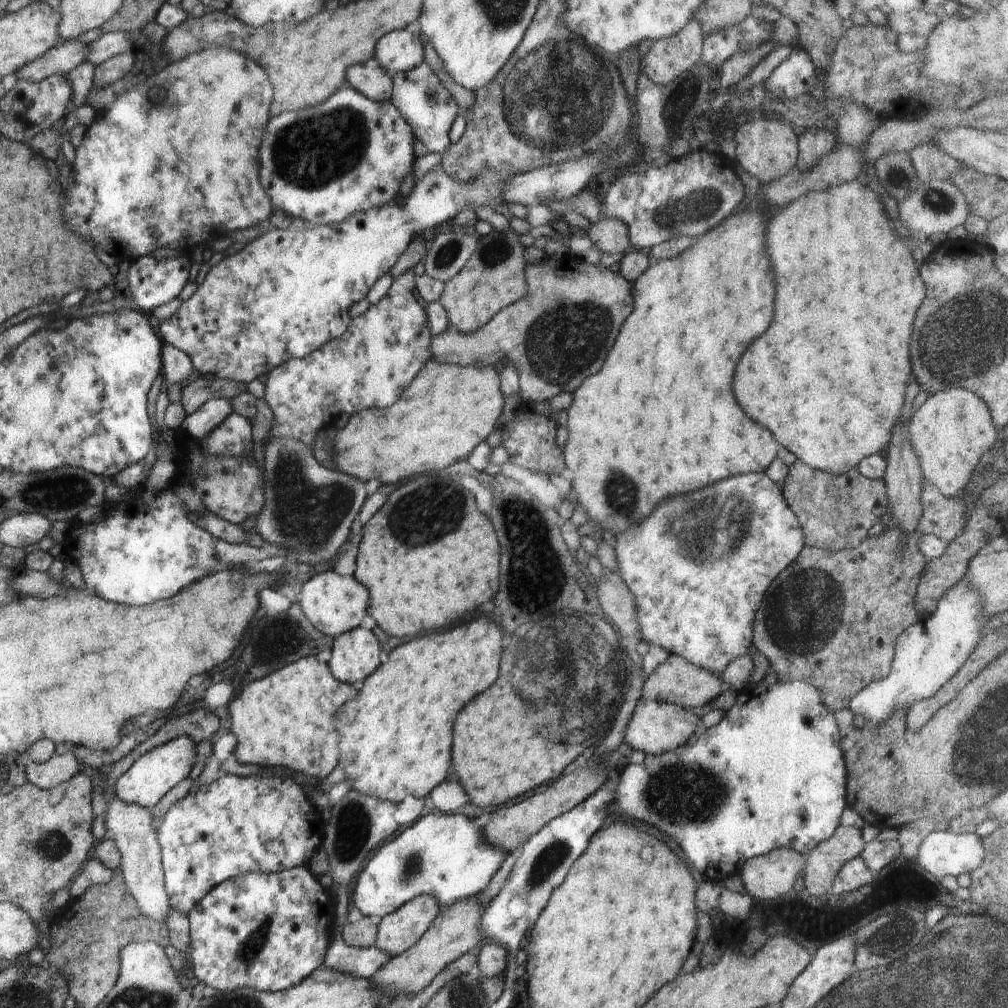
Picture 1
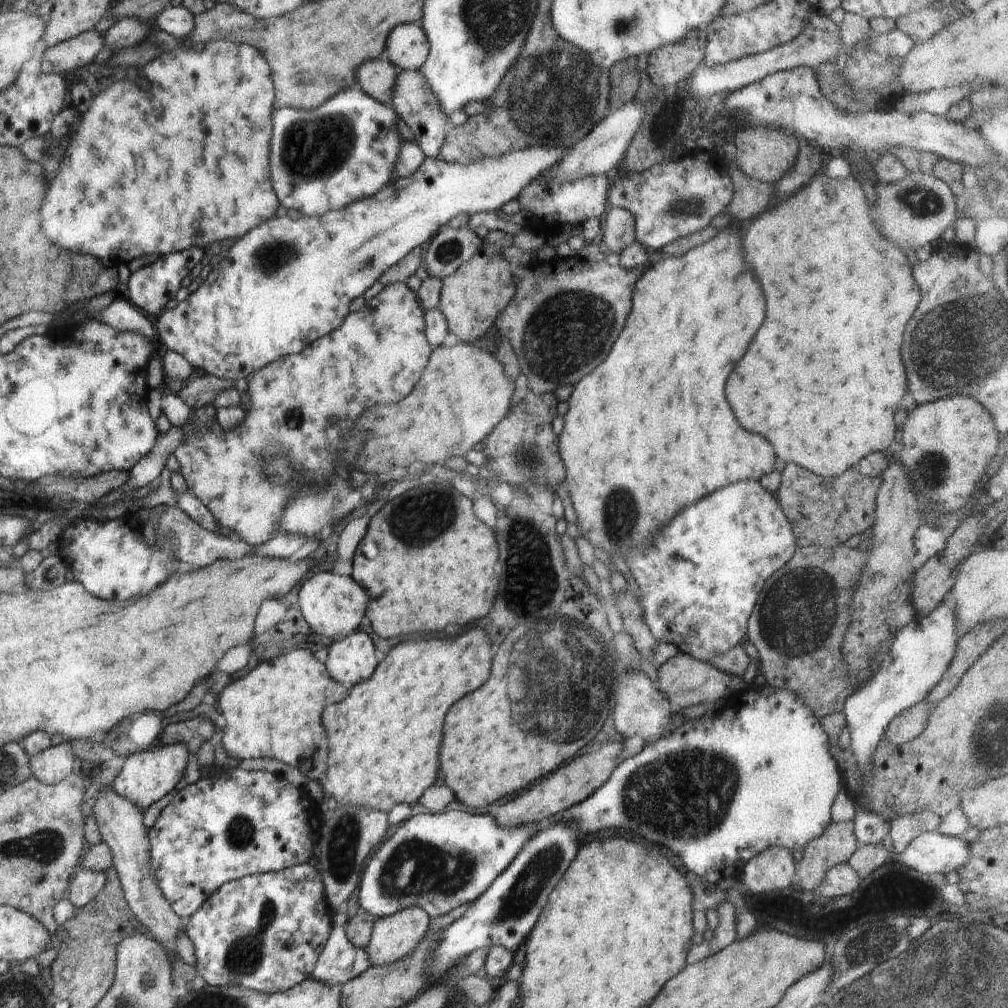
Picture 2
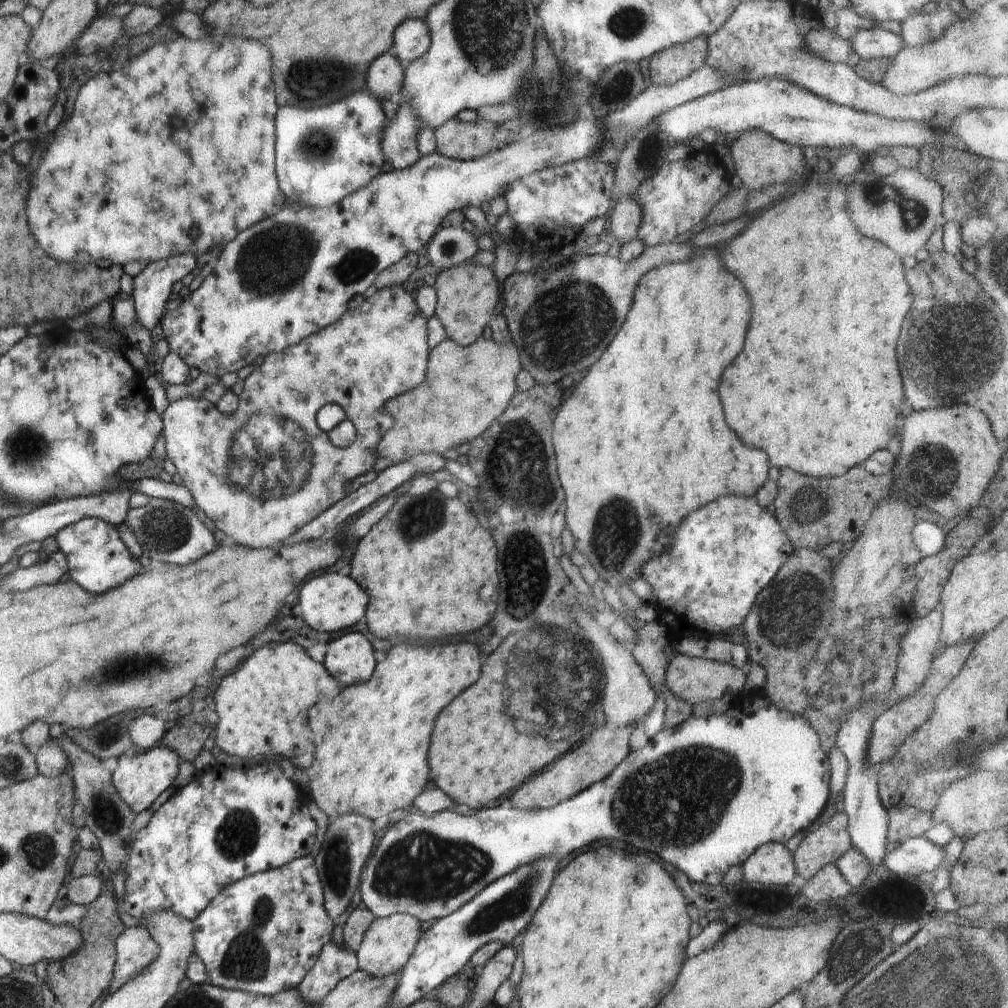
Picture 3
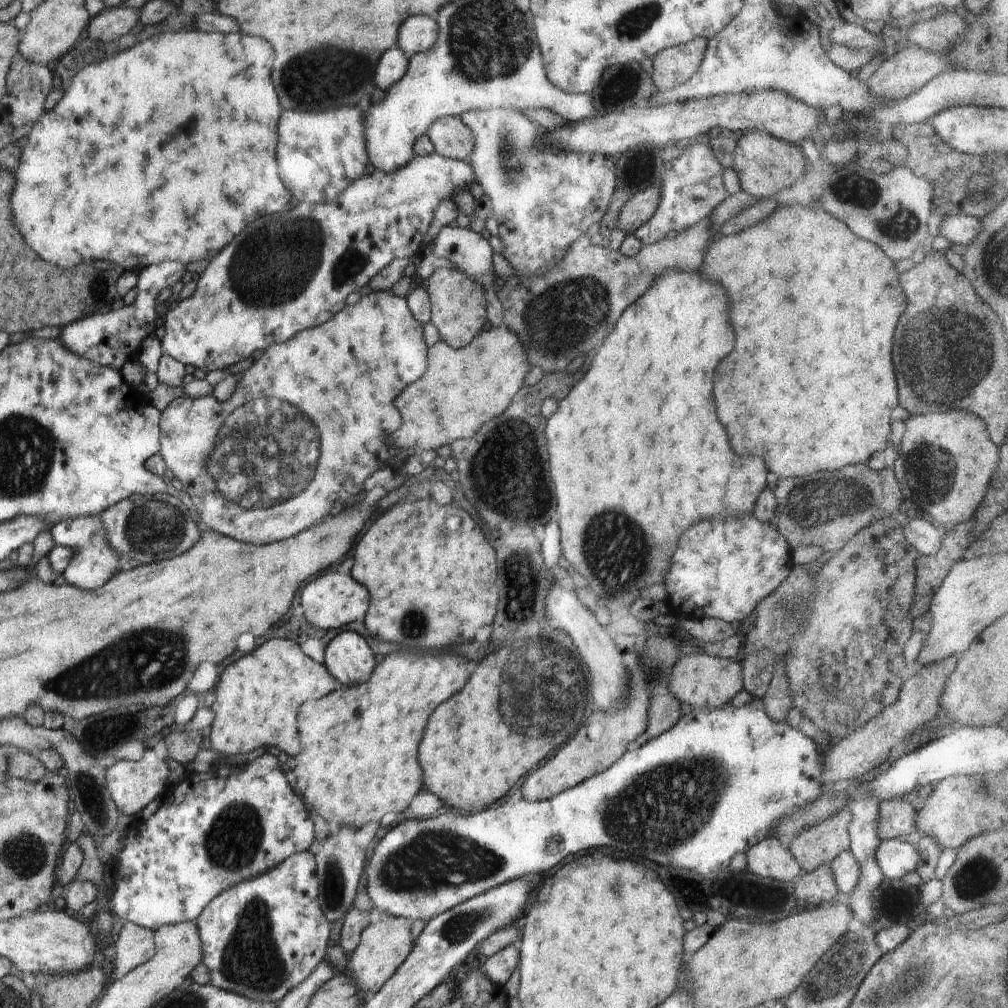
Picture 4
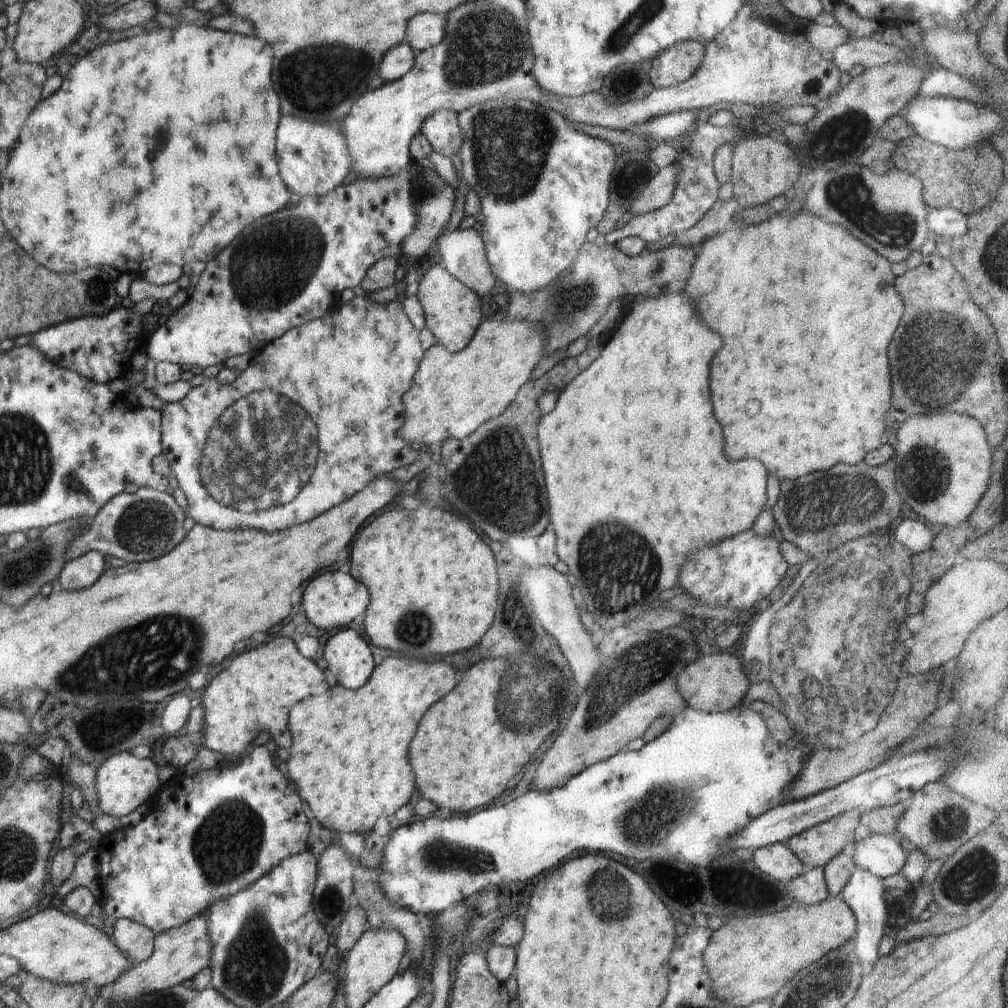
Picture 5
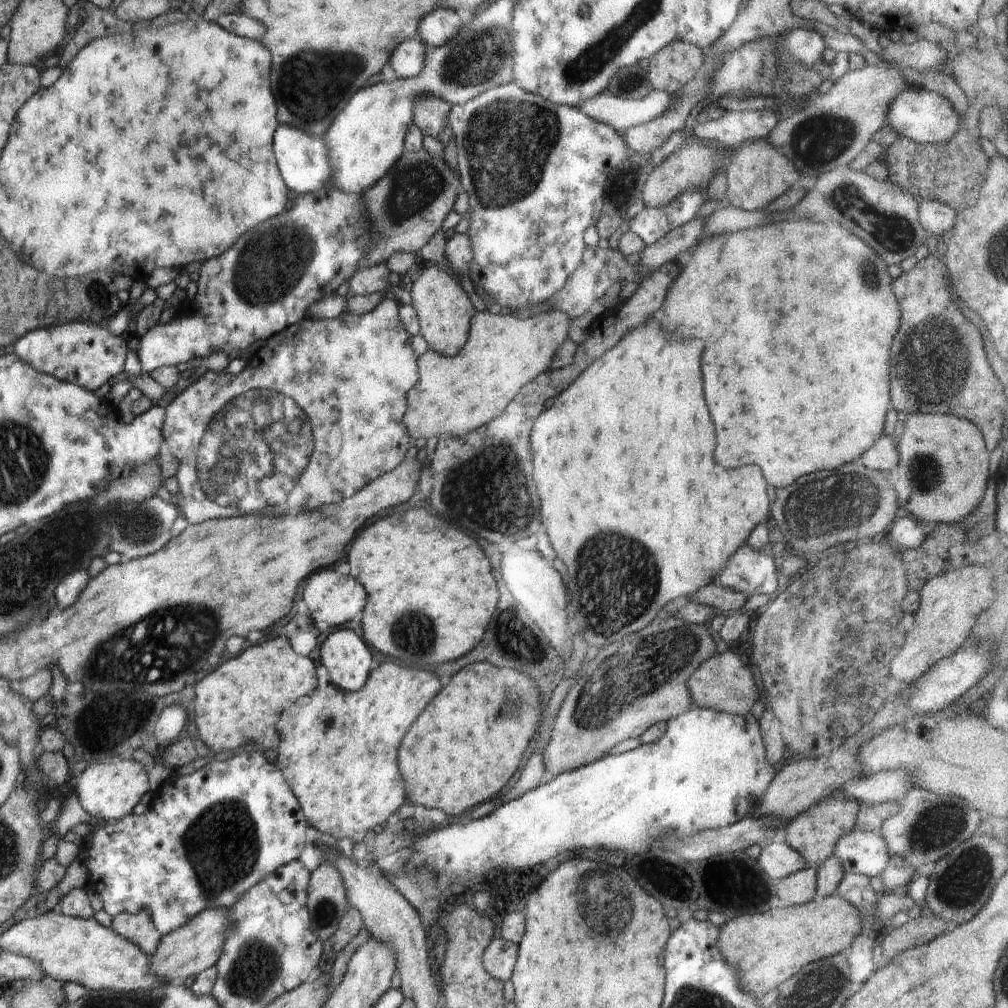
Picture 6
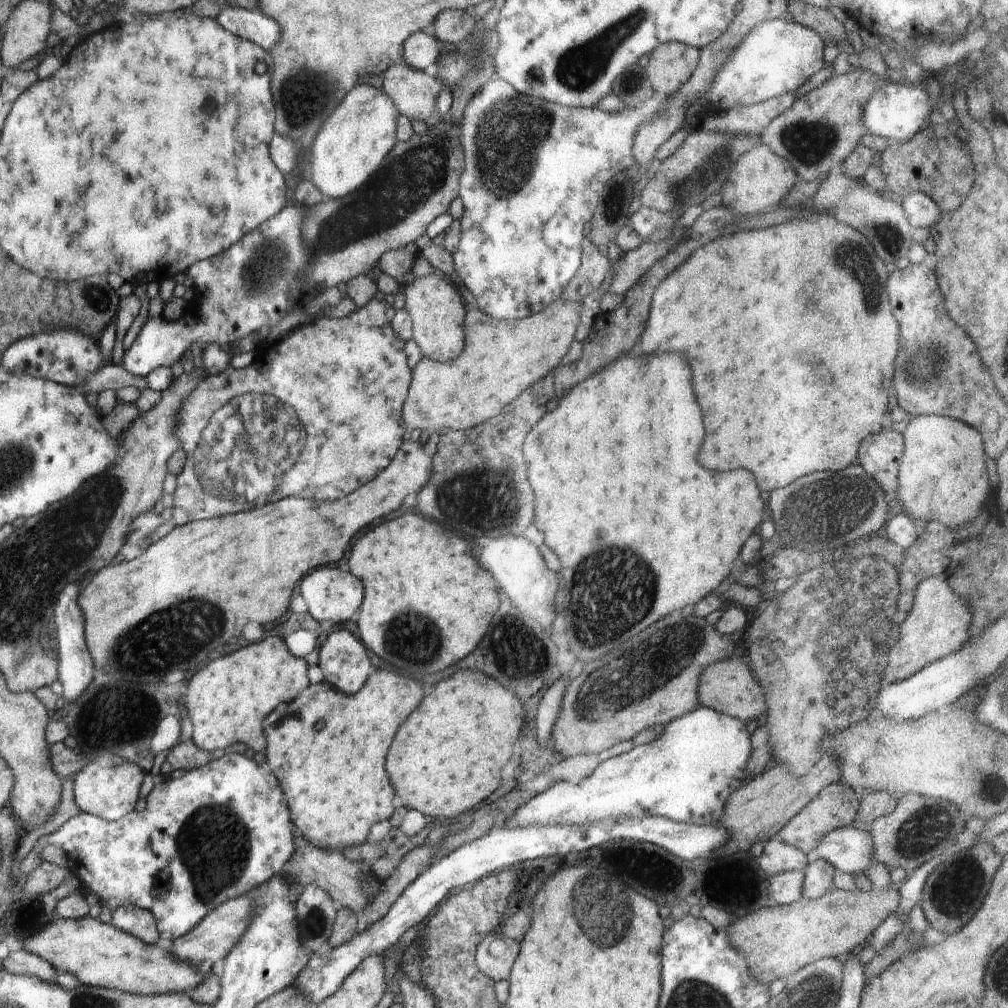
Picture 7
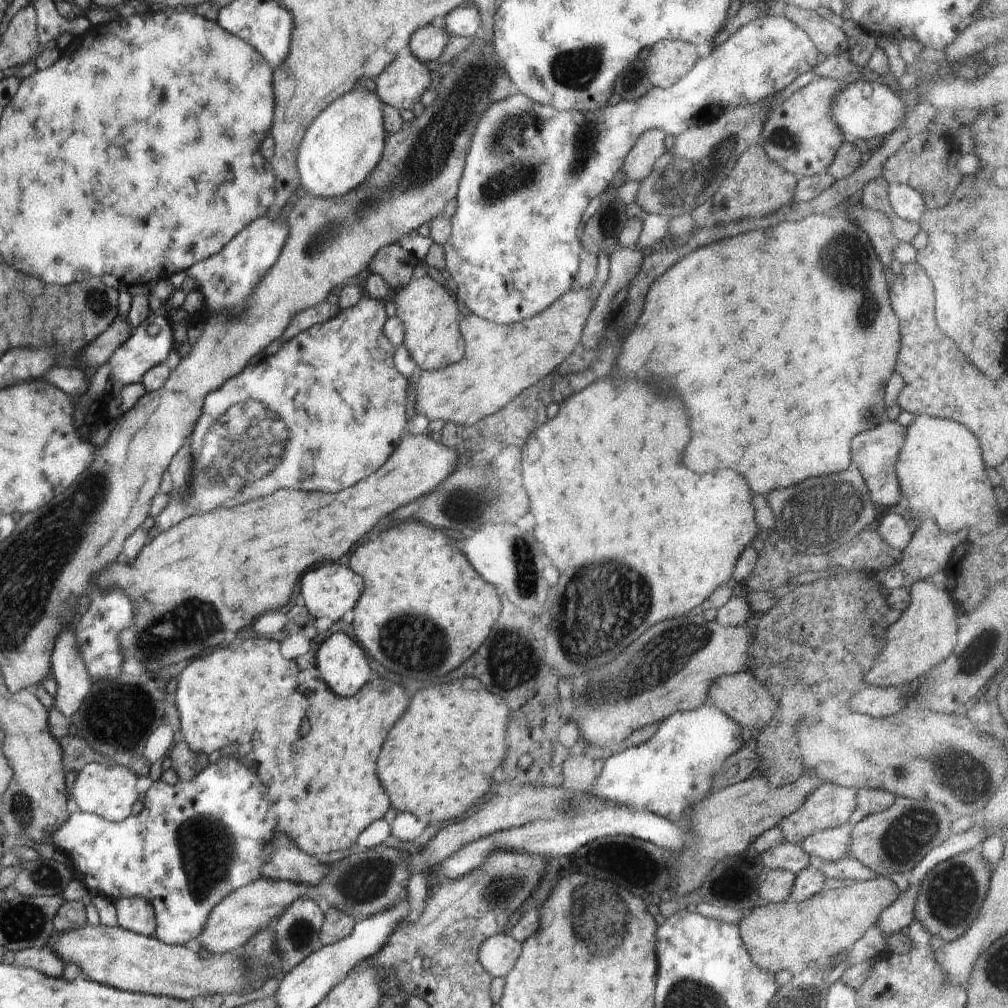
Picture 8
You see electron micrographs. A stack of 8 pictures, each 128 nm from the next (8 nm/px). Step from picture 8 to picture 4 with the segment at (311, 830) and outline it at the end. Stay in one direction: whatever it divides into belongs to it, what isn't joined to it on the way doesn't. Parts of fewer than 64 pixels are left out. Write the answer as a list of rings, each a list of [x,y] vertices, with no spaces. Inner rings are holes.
[[[394,652],[374,667],[366,684],[346,686],[316,702],[304,702],[296,718],[302,750],[296,756],[294,776],[296,788],[304,798],[308,796],[308,806],[312,806],[312,810],[316,810],[316,814],[326,822],[336,822],[341,827],[352,826],[356,830],[368,822],[378,822],[388,812],[402,812],[410,804],[412,796],[422,788],[422,770],[418,766],[416,748],[426,720],[432,710],[458,692],[466,680],[468,670],[460,656]]]

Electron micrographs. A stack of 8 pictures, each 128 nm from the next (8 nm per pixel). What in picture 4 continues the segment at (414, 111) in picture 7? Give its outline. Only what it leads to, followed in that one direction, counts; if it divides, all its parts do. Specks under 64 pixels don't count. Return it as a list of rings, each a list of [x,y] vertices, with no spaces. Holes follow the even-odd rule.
[[[461,117],[438,118],[426,135],[432,141],[435,152],[446,158],[468,161],[474,150],[472,130],[462,122]]]

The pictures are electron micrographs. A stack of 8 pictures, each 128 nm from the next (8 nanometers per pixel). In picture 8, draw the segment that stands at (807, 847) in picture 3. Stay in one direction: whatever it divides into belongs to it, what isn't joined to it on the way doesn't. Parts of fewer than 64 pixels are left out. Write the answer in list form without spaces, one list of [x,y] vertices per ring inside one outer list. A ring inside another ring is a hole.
[[[825,782],[806,798],[806,802],[804,802],[804,806],[800,807],[800,810],[797,810],[794,814],[788,816],[788,818],[784,818],[780,822],[779,827],[782,829],[786,842],[799,845],[802,844],[804,837],[817,833],[822,829],[830,829],[844,825],[850,816],[852,816],[856,805],[857,792],[854,792],[851,788],[842,788],[842,786]]]

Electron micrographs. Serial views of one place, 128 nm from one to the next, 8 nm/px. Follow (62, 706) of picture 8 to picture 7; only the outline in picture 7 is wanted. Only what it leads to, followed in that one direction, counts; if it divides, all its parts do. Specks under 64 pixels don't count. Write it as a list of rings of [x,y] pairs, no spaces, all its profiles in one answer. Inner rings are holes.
[[[76,584],[68,586],[64,594],[60,594],[60,602],[56,602],[56,639],[59,643],[59,678],[57,679],[64,687],[61,702],[72,702],[80,697],[80,694],[88,688],[92,682],[92,658],[88,654],[85,642],[85,619],[78,600],[78,588]]]

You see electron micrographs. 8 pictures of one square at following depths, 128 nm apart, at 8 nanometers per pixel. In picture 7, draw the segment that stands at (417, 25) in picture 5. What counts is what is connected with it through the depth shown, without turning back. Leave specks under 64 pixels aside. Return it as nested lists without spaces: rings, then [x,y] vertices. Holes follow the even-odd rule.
[[[444,10],[436,18],[436,39],[442,43],[457,45],[472,33],[476,22],[468,12],[460,10]]]

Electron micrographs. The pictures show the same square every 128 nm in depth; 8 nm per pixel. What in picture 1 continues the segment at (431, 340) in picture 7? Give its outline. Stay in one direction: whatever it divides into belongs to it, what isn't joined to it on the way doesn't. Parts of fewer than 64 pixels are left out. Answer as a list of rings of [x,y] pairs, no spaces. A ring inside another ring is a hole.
[[[511,227],[504,231],[492,230],[489,234],[480,236],[475,251],[464,268],[452,278],[445,281],[440,295],[440,302],[448,314],[449,324],[462,334],[472,334],[480,330],[496,313],[505,306],[520,300],[528,292],[528,284],[524,278],[524,269],[527,263],[524,260],[524,246],[520,242],[520,236]]]

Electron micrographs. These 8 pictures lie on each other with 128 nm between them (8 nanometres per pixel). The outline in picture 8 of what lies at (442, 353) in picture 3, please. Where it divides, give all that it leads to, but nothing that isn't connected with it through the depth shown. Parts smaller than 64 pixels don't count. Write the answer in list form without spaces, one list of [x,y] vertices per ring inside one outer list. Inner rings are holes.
[[[566,292],[542,314],[514,326],[498,326],[474,314],[461,316],[460,332],[466,342],[466,354],[460,362],[440,370],[420,371],[414,382],[414,410],[429,421],[443,420],[472,426],[514,400],[524,388],[554,372],[572,354],[581,340],[585,322],[591,313],[590,292]]]

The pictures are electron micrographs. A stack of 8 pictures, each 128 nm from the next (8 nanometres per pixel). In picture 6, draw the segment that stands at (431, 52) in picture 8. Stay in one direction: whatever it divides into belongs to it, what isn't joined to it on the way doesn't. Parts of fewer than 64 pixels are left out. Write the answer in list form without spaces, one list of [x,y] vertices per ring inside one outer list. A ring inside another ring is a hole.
[[[404,40],[392,54],[390,66],[400,78],[415,78],[424,69],[429,48],[420,40]]]

